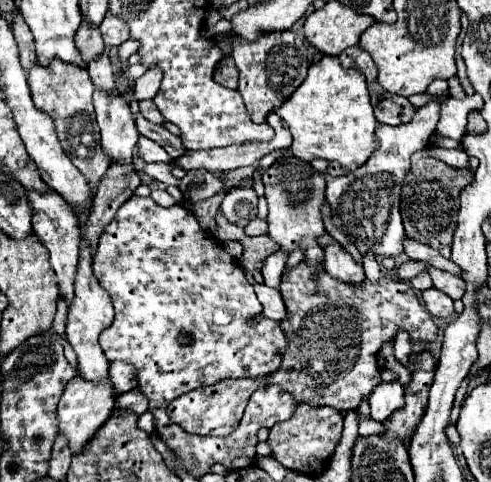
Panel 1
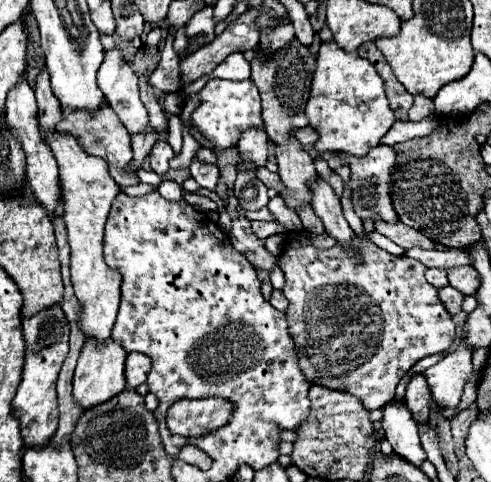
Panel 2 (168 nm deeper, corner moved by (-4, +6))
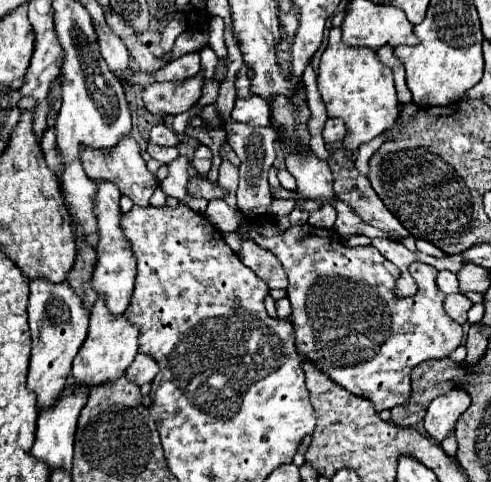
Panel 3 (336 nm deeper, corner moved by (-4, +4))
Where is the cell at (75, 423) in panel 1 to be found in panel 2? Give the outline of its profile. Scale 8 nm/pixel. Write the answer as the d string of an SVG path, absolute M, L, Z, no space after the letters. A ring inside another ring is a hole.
M112 338L106 340L104 344L88 340L80 352L74 380L72 380L74 402L78 406L82 406L82 410L88 410L88 408L94 408L98 404L104 404L112 396L118 396L120 392L124 392L124 388L126 388L124 360L126 360L126 350L118 342L114 342Z

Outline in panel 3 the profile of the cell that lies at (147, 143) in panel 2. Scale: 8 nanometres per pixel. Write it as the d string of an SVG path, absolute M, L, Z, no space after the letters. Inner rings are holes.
M158 124L158 126L154 126L150 130L150 140L156 142L156 144L160 144L160 146L166 146L166 142L176 142L178 144L178 134L172 132L168 126Z

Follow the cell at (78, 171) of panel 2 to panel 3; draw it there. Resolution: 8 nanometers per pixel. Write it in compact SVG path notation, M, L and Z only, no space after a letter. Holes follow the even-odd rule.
M98 182L98 194L96 194L96 218L98 218L98 266L94 270L92 286L100 296L106 296L106 306L112 314L124 314L124 310L132 302L132 290L134 290L134 278L136 278L136 256L132 254L132 248L128 246L128 240L124 238L122 226L120 226L120 190L116 190L110 182Z

